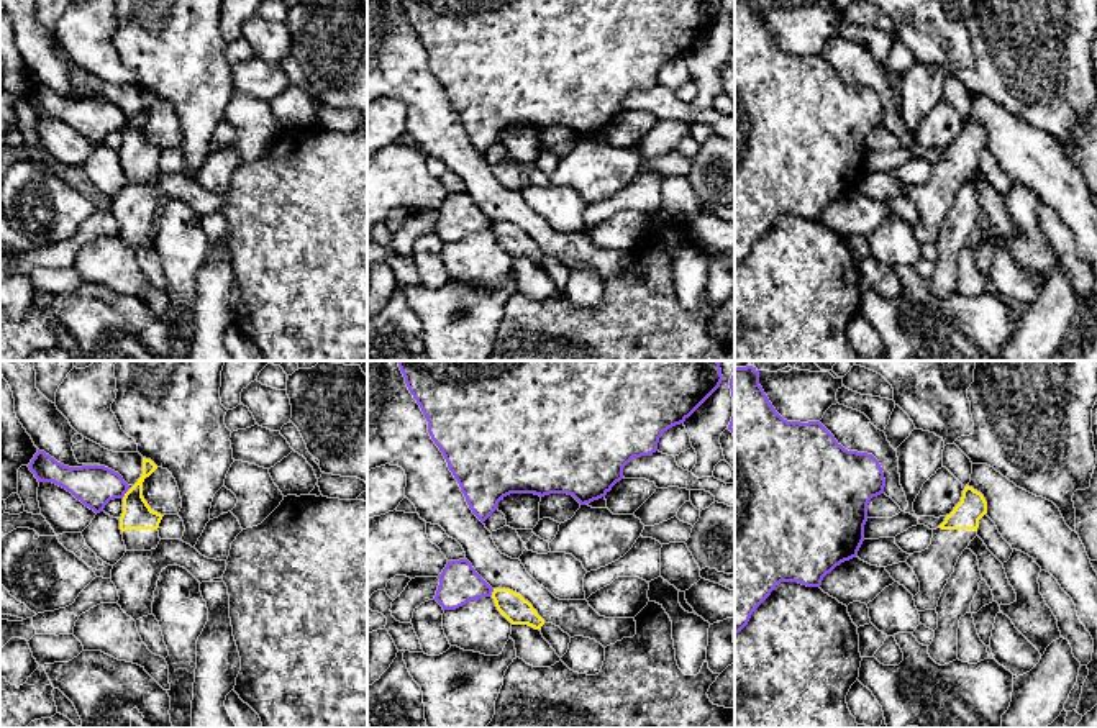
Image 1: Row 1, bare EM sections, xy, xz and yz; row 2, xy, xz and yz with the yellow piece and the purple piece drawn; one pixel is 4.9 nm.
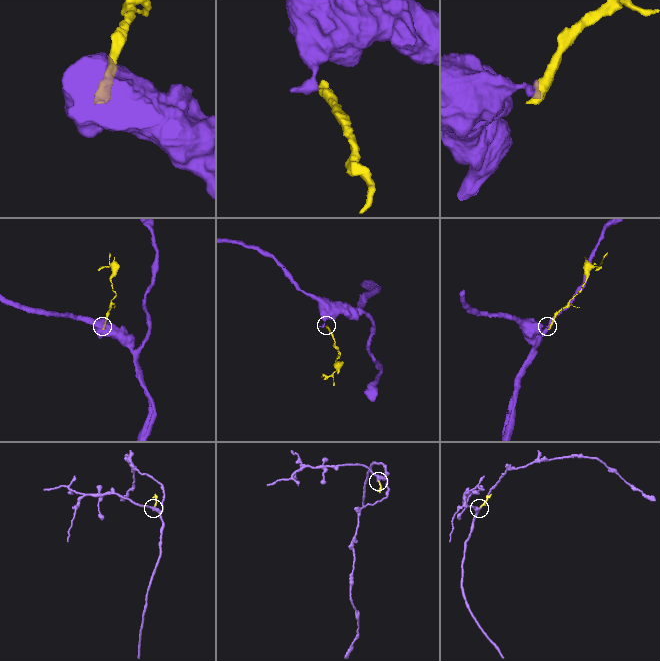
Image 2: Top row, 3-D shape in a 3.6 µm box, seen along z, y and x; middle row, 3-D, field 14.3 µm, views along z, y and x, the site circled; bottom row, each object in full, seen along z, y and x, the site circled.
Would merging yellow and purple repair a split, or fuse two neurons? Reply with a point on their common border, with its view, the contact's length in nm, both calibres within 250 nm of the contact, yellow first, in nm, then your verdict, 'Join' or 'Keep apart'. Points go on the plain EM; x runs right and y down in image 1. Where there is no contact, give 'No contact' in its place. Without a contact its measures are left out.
Touches yellow at xy (125, 127). Shared border 50 nm. Thickness 140 nm (yellow) against 200 nm. Keep apart

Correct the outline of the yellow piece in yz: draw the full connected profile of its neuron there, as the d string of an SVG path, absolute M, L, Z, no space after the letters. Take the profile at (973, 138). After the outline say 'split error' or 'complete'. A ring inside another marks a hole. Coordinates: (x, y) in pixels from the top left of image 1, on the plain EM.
M966 118L961 134L933 162L931 177L925 184L908 189L907 197L920 215L920 225L913 230L918 244L936 243L959 189L977 169L979 152L985 146L987 134L984 128Z; split error

